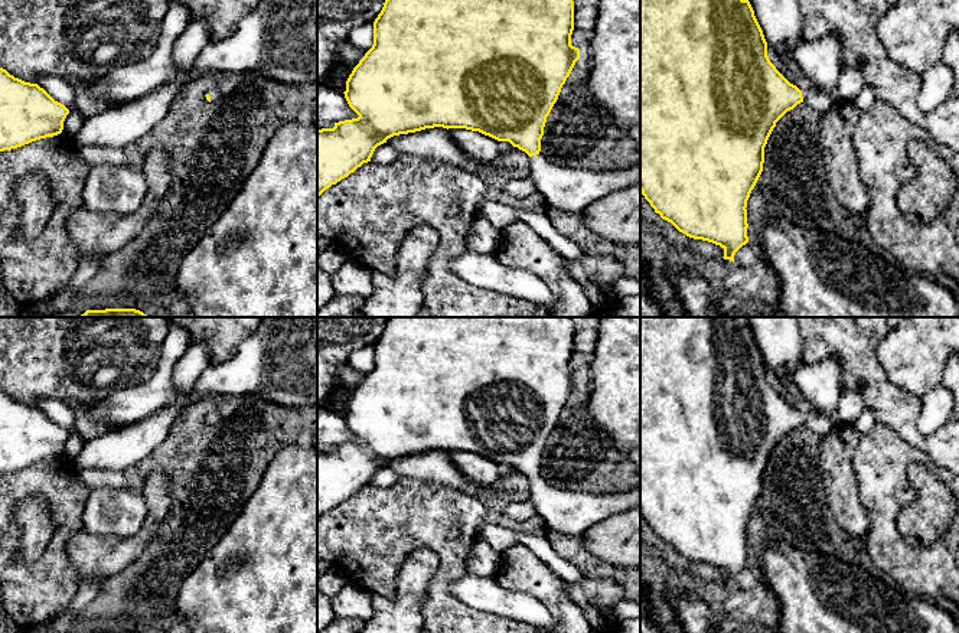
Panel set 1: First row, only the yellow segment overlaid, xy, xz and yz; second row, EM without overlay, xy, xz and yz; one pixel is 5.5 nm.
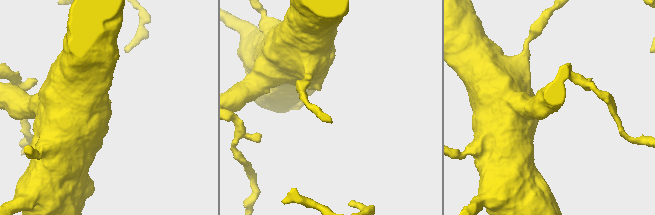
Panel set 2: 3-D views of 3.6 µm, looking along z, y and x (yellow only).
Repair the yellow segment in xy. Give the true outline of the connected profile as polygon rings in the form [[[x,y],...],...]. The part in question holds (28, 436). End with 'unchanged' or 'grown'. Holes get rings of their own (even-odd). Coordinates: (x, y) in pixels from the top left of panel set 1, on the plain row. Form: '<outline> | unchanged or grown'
[[[0,391],[0,474],[62,456],[69,433],[37,407],[25,405]]] | unchanged

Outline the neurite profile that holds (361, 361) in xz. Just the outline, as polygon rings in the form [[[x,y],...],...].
[[[374,346],[352,352],[346,362],[355,372],[368,375],[374,368]]]

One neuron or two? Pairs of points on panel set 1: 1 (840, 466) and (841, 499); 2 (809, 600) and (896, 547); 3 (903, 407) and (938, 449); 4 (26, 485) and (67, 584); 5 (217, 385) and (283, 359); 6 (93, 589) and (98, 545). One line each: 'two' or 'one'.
1: one
2: two
3: one
4: one
5: one
6: two

